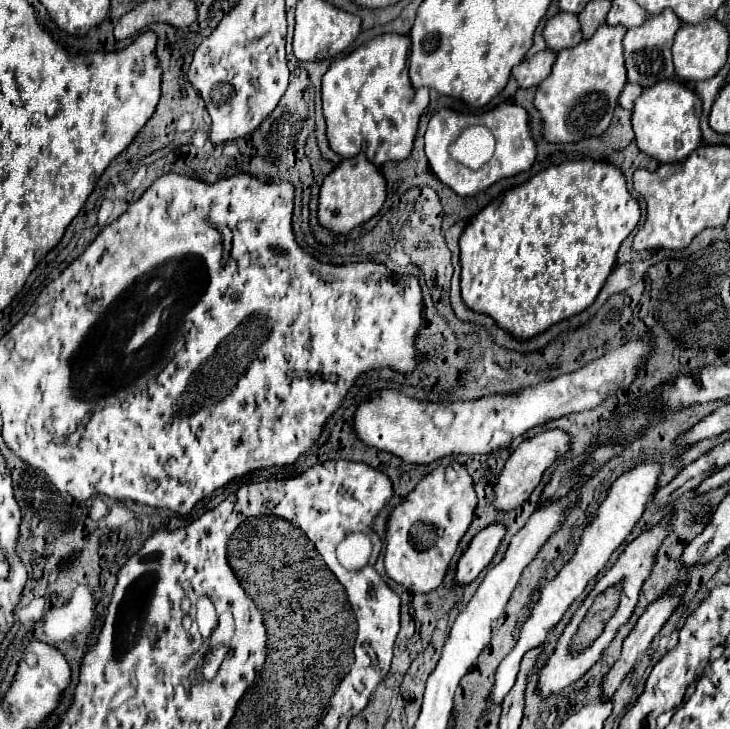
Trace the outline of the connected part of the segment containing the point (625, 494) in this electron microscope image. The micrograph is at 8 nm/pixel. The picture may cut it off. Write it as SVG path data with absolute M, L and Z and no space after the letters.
M642 463L636 469L632 469L630 473L624 473L622 477L618 477L610 491L608 497L604 499L604 503L598 507L598 515L596 519L584 529L582 533L582 541L574 553L574 557L566 563L566 567L542 589L540 601L536 603L536 607L532 609L530 617L526 619L526 623L522 625L520 631L520 639L516 643L516 647L512 649L512 653L500 663L498 671L496 671L496 681L494 681L494 689L492 689L492 703L500 705L502 699L508 695L508 691L512 689L514 681L516 681L516 673L520 667L520 661L524 657L526 651L538 647L540 643L546 641L548 631L562 619L562 615L568 611L568 607L574 603L574 599L584 591L584 587L588 585L588 581L592 577L596 577L596 573L608 563L610 555L614 553L614 549L630 535L632 527L638 523L644 505L652 499L652 495L656 493L656 481L660 475L660 465L658 463Z

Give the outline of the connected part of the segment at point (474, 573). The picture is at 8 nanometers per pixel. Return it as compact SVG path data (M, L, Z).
M490 523L486 529L482 529L458 559L456 583L466 585L474 581L480 575L480 571L484 571L490 565L504 535L506 535L506 527L502 523Z

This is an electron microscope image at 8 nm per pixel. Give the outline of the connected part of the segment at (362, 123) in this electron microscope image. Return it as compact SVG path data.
M382 33L372 41L360 45L348 57L334 61L326 75L322 77L322 107L326 117L326 137L330 147L340 157L354 157L360 151L380 167L386 161L404 161L414 143L414 135L418 131L418 121L424 109L428 107L428 89L412 87L408 77L408 49L410 37L398 33Z

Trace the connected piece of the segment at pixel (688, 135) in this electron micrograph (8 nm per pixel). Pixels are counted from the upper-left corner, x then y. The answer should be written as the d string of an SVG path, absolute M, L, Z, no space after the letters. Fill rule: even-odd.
M666 79L644 89L642 95L636 99L632 113L632 129L638 149L658 159L660 163L686 159L700 145L702 139L700 111L700 97L678 79Z

